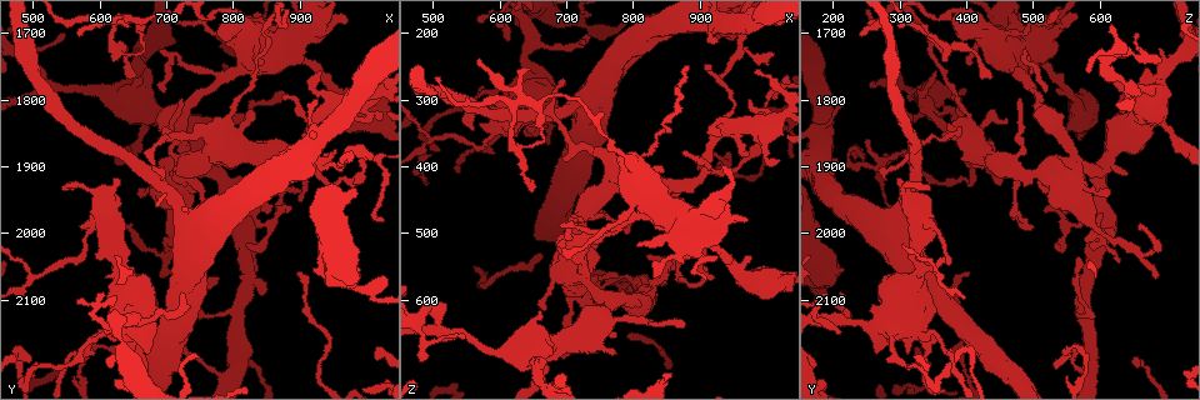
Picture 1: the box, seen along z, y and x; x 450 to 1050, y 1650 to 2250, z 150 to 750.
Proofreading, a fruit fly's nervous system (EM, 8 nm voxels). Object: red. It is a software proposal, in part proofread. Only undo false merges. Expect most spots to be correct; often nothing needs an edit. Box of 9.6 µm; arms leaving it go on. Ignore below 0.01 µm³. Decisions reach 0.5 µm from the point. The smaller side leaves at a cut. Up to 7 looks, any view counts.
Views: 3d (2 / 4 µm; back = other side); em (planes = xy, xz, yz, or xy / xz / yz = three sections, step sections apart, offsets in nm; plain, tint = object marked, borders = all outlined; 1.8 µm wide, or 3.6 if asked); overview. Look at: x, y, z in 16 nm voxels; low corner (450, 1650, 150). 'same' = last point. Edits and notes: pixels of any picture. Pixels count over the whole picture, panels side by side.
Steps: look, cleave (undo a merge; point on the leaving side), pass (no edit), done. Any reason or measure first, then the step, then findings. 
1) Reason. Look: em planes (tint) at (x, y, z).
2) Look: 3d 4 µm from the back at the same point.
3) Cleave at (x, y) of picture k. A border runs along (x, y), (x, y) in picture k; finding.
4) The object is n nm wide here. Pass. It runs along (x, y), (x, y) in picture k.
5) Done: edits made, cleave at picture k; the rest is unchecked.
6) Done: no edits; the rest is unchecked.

Look: 3d 2 µm from the back at (990, 1905, 330).

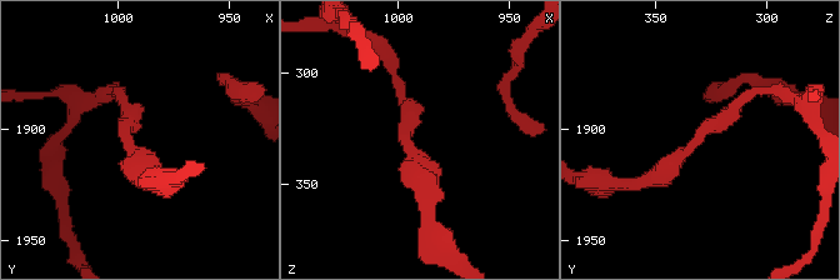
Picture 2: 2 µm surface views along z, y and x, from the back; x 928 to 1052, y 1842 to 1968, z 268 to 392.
Shape alone is not enough. Look: em xz step 4 (plain) at (992, 1907, 335).

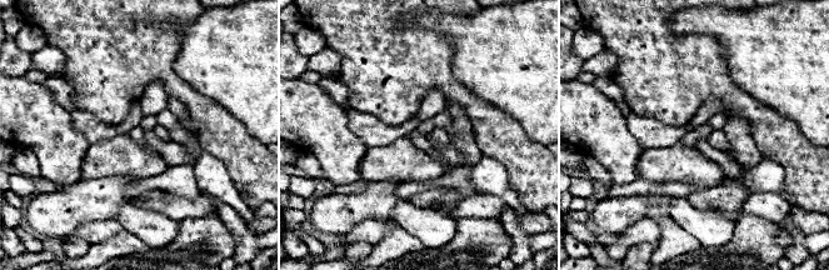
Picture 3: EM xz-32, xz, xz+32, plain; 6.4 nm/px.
See the neighbours. Look: em xz step 4 (borders) at the same point.

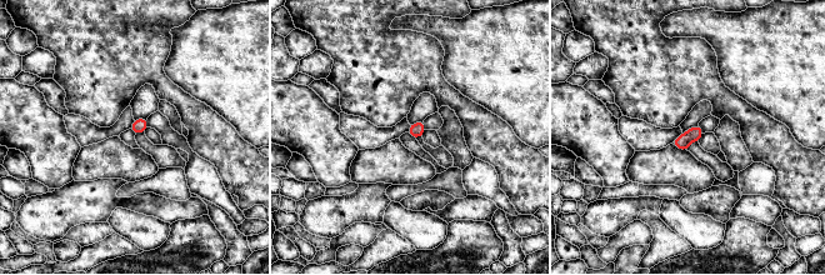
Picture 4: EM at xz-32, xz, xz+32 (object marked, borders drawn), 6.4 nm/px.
The object is 90 nm wide here. Pass. All the same neuron.

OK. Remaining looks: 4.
Two arms in line, one across. Look: em xy step 16 (tint) at (965, 1900, 215).

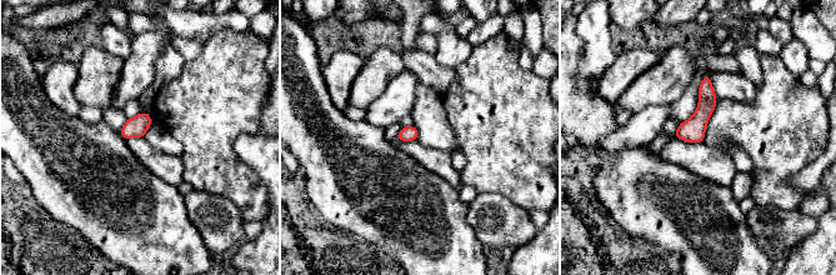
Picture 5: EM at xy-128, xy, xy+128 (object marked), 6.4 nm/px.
Look: em planes (tint) at the same point.

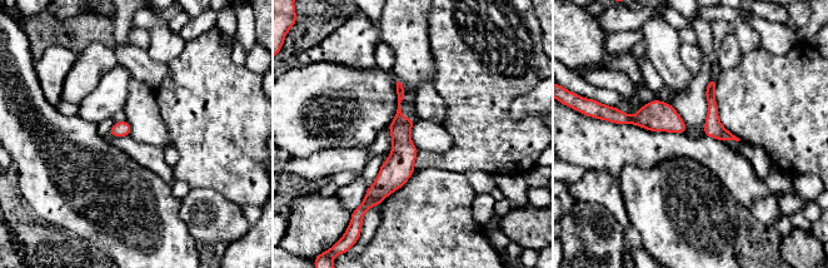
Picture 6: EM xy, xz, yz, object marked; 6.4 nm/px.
The object is 100 nm wide here. Pass. It runs along (399, 87), (399, 167), (374, 197) in picture 6; all the same neuron.

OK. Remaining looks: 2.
Thick turns thin. Look: em 3.6 µm planes (borders) at (725, 1905, 560).

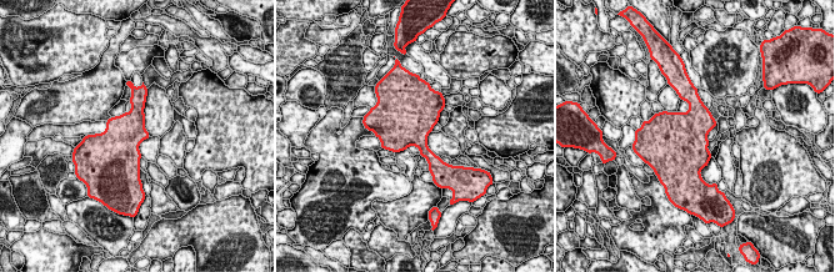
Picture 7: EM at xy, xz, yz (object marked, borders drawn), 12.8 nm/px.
The object is 480 nm wide here. Pass. One neuron here.

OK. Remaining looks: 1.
Done: no edits; the rest is unchecked.

